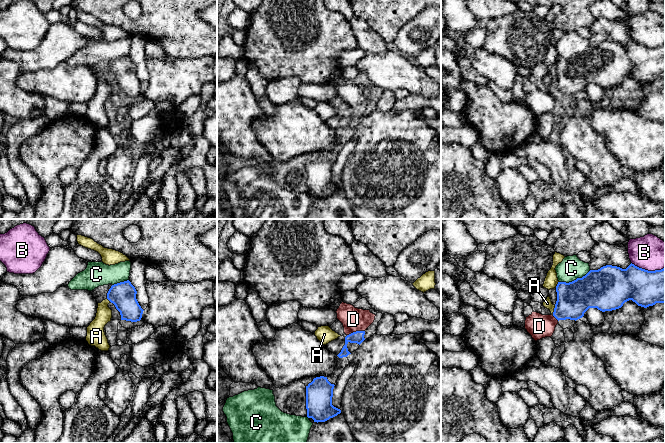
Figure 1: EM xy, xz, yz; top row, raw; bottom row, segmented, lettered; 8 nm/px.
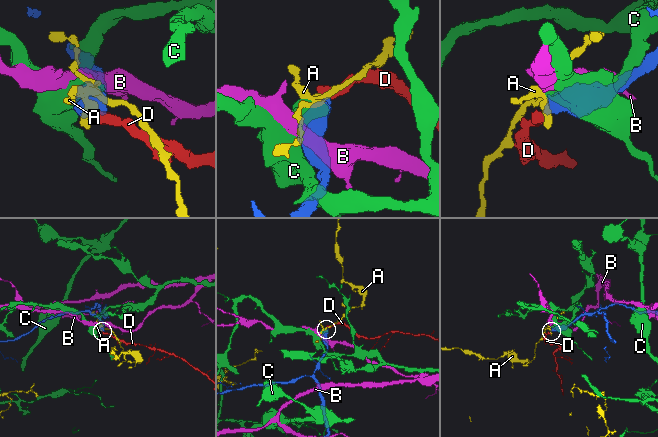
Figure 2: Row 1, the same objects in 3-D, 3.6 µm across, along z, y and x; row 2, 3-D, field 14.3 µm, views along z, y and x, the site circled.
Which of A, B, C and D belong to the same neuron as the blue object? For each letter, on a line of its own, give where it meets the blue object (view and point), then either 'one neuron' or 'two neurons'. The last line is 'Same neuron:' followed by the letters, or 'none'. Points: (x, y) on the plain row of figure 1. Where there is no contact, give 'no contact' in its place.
A: contact yz (554, 86); two neurons
B: contact yz (647, 46); two neurons
C: contact yz (574, 56); two neurons
D: contact xz (356, 107); one neuron
Same neuron: D

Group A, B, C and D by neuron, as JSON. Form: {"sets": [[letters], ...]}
{"sets": [["A"], ["B"], ["C"], ["D"]]}

